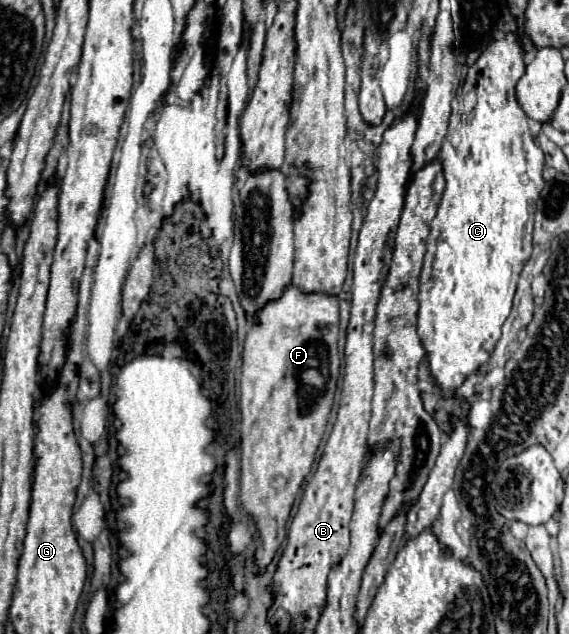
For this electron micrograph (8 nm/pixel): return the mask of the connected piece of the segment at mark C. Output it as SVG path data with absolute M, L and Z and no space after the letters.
M517 19L503 25L503 37L485 47L479 59L469 67L463 95L475 91L475 107L463 113L453 105L449 131L439 151L447 189L443 193L437 215L427 237L427 253L419 275L419 313L417 333L429 355L431 375L443 393L453 393L467 375L487 363L495 343L501 337L501 325L511 311L511 301L517 289L519 273L533 249L533 215L535 203L545 187L543 167L545 155L529 131L529 119L517 103L515 85L525 75L523 45L517 33Z

